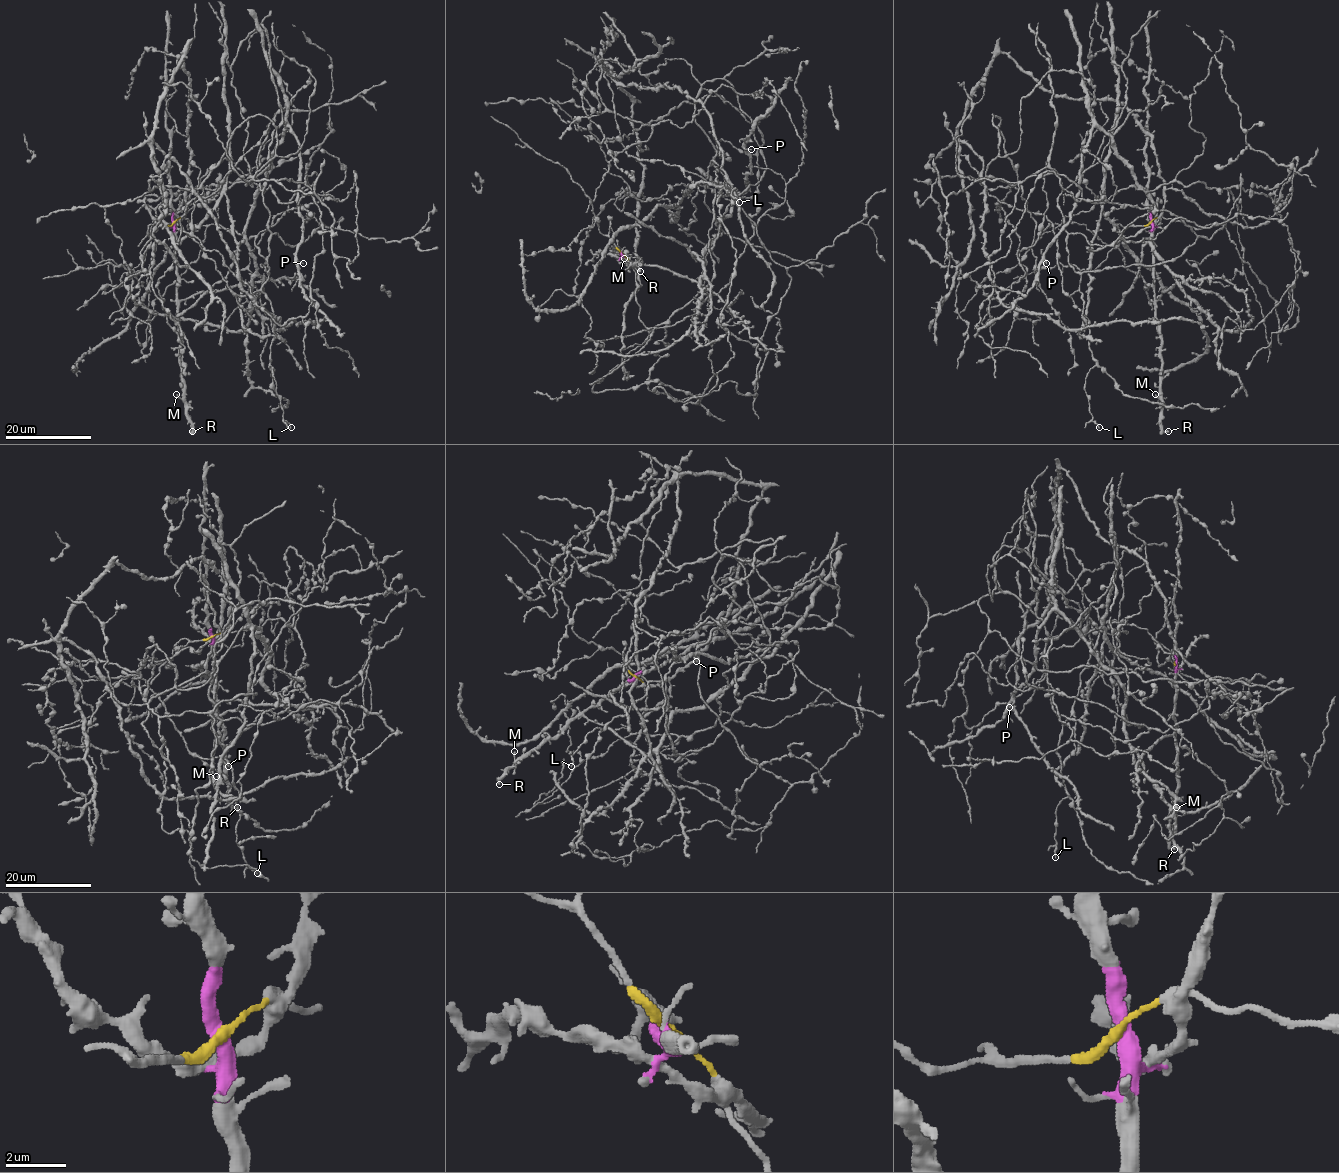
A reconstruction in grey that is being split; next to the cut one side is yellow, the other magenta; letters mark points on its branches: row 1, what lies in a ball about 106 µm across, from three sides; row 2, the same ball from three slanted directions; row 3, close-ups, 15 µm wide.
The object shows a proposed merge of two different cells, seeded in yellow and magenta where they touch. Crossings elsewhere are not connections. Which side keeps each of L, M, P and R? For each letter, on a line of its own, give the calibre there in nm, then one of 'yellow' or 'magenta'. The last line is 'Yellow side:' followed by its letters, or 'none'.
L: 160 nm thick; yellow
M: 200 nm thick; magenta
P: 130 nm thick; yellow
R: 380 nm thick; magenta
Yellow side: L, P

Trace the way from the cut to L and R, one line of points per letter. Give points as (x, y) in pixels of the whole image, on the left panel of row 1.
L: (173, 222), (254, 237), (268, 273), (270, 364), (291, 428)
R: (173, 222), (177, 320), (180, 326), (186, 419), (193, 431)

